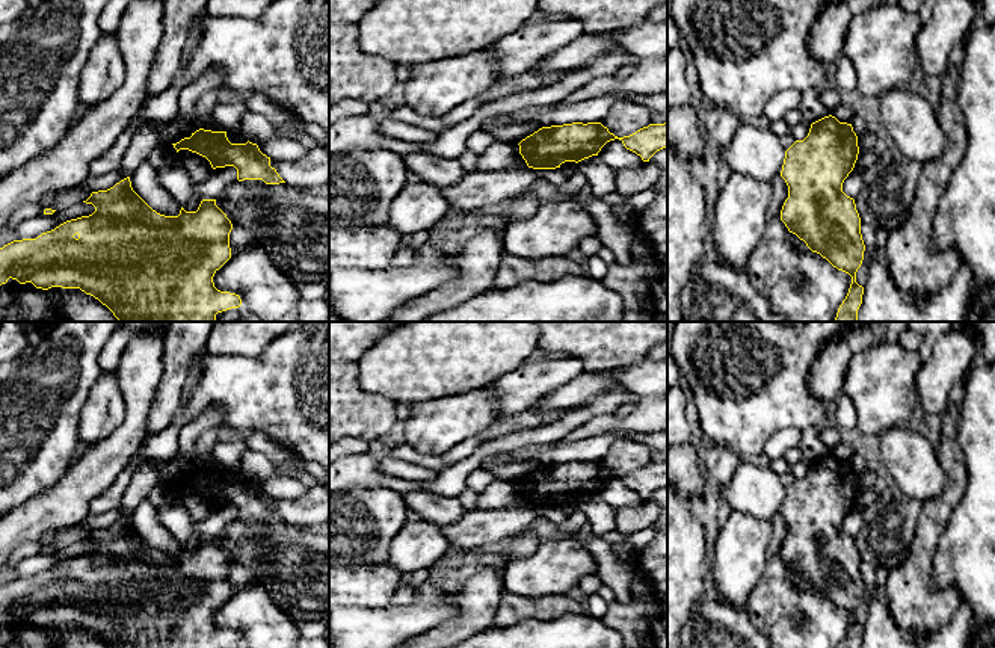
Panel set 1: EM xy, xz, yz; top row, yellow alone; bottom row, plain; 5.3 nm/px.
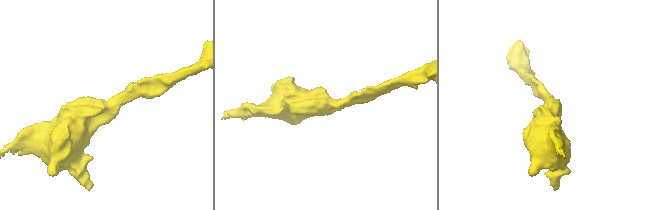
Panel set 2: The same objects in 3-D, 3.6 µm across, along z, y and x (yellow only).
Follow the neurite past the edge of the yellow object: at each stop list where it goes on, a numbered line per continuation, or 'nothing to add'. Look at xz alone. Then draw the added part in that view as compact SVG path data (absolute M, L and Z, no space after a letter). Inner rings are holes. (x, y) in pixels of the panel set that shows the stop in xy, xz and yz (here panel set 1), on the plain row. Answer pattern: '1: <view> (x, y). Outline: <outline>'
nothing to add

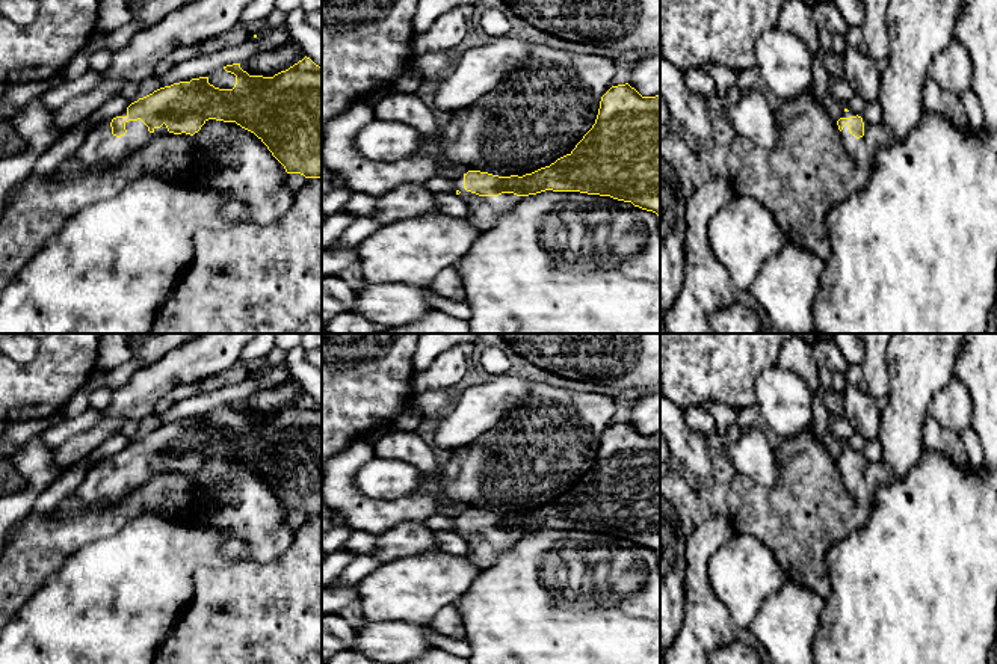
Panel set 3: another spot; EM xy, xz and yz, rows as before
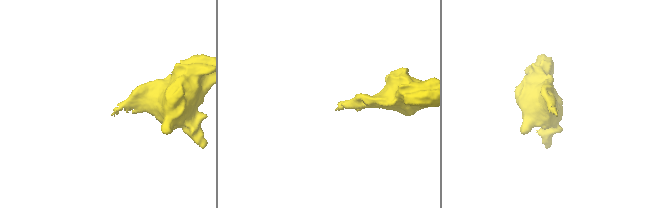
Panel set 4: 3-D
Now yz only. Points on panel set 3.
1: yz (863, 488). Outline: M864 457L864 474L857 477L849 471L849 463L846 462L840 469L846 487L852 496L858 501L860 507L870 510L873 498L879 486L888 483L893 475L882 460L876 463L867 462Z

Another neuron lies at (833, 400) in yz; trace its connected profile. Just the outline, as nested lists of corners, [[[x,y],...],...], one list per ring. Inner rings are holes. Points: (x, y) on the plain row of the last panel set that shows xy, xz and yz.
[[[828,388],[823,394],[823,401],[829,413],[844,417],[843,398],[838,392]]]

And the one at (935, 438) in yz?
[[[931,415],[924,423],[923,442],[926,450],[944,454],[964,471],[970,472],[973,469],[961,436],[943,429]]]

